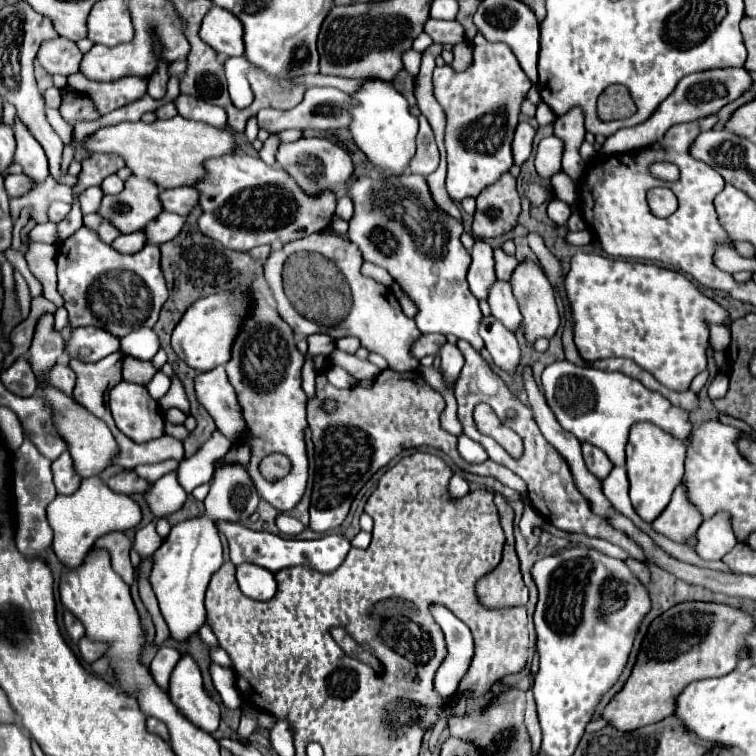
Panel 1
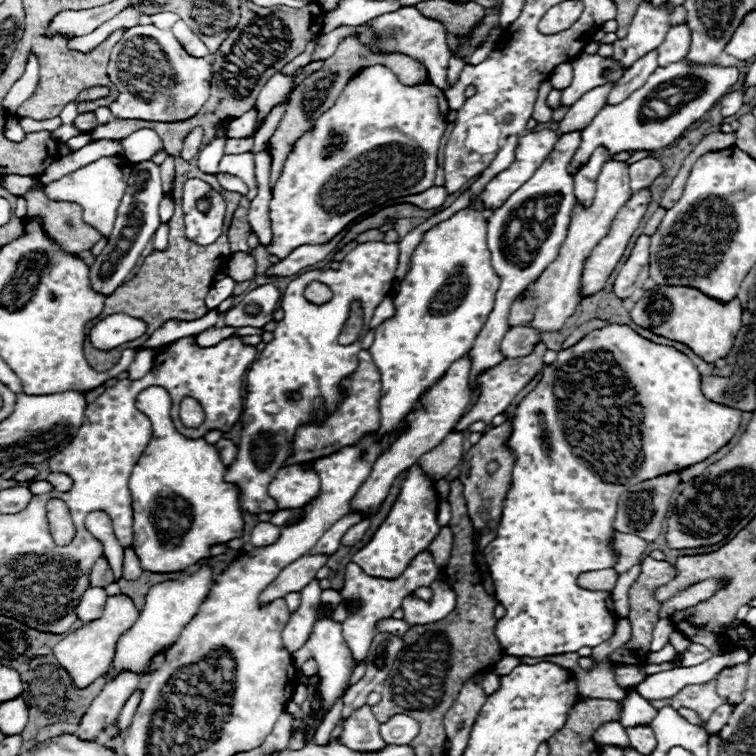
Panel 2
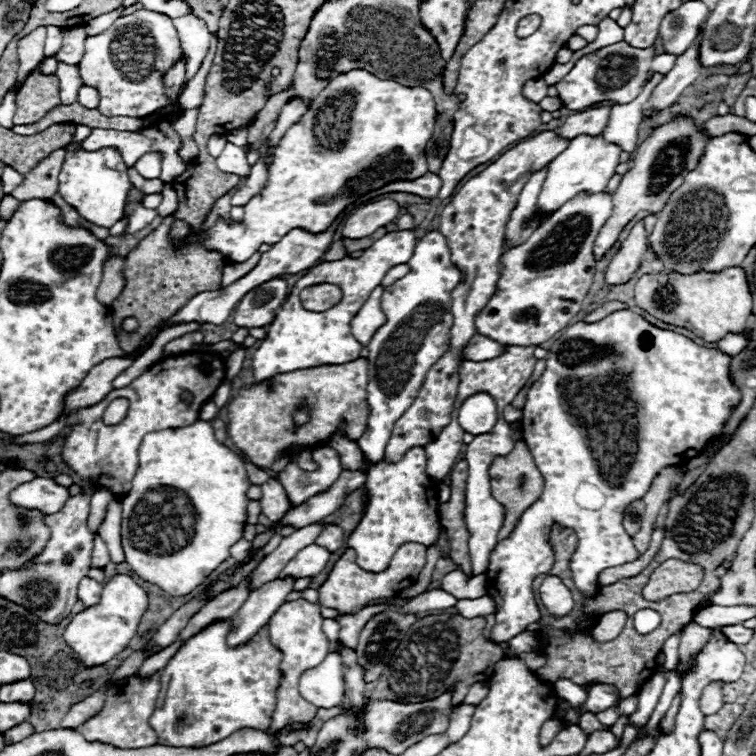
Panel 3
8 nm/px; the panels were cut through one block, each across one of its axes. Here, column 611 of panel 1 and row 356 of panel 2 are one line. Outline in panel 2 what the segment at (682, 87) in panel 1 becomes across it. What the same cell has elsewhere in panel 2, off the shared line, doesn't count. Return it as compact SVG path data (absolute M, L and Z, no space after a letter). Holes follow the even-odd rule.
M152 348L136 349L136 360L130 364L128 372L132 380L142 378L146 372L150 372L150 368L154 365L154 350Z

